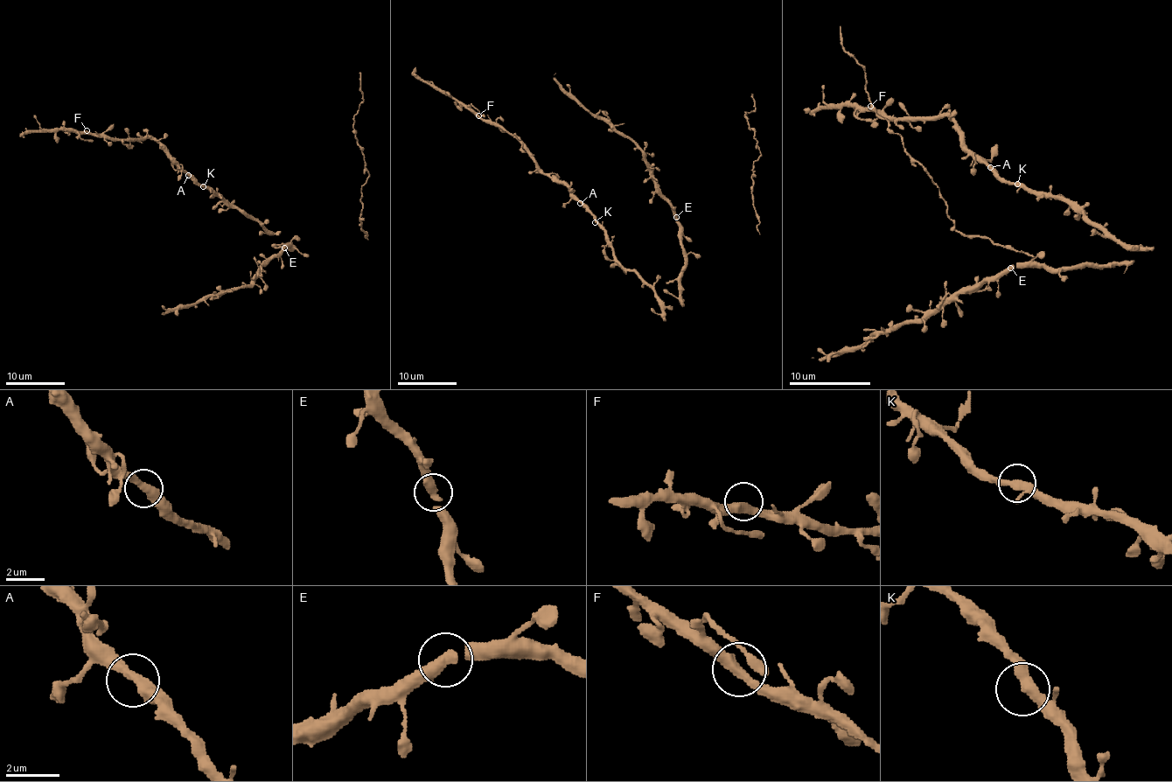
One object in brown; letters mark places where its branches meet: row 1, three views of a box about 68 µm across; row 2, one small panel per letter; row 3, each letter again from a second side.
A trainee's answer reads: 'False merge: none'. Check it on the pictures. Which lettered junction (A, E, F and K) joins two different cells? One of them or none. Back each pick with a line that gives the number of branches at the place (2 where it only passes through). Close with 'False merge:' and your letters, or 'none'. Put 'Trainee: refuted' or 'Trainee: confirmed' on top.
Trainee: confirmed
False merge: none

